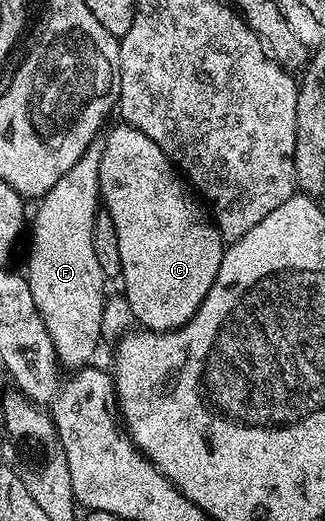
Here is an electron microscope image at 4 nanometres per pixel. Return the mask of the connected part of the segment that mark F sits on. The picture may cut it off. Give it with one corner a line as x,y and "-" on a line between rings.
96,139
57,183
43,197
38,198
35,209
35,222
30,222
31,258
27,261
25,276
29,283
29,291
33,291
33,303
37,303
37,311
45,323
45,331
49,331
49,339
53,339
56,358
64,370
78,371
88,364
87,361
95,353
99,345
99,336
103,333
103,284
105,278
97,263
93,251
93,223
101,212
99,196
99,168
103,142

